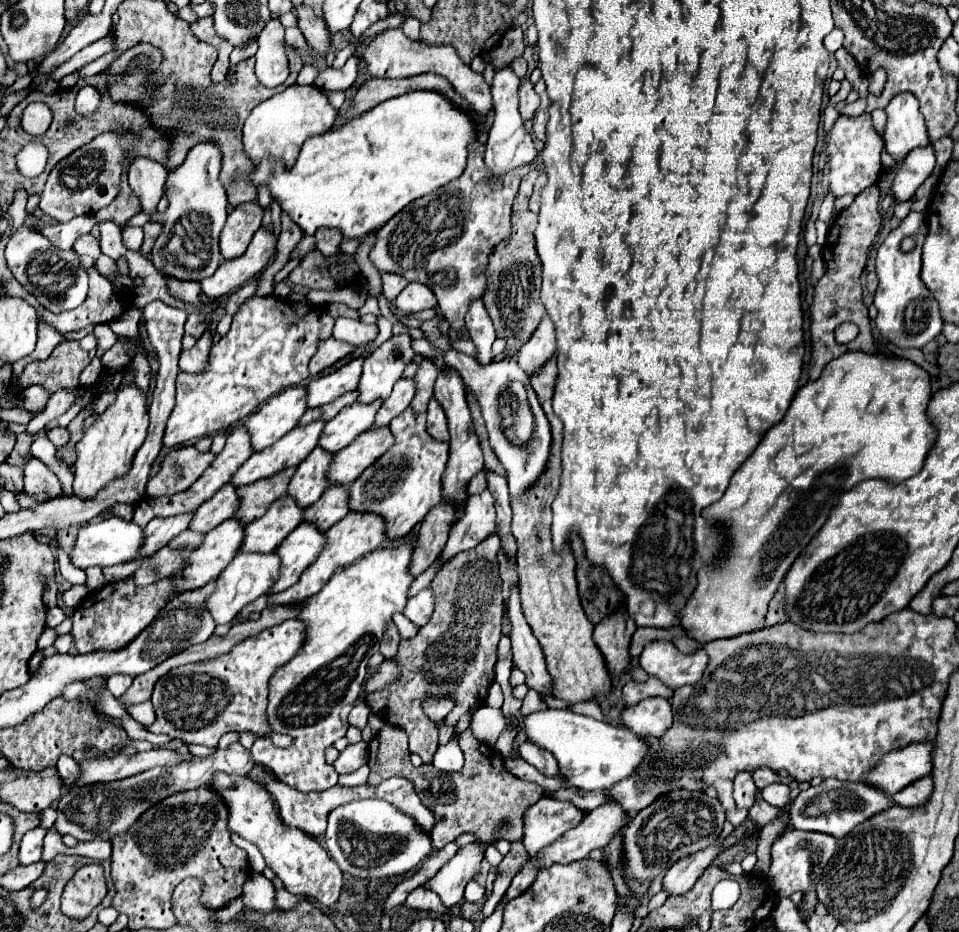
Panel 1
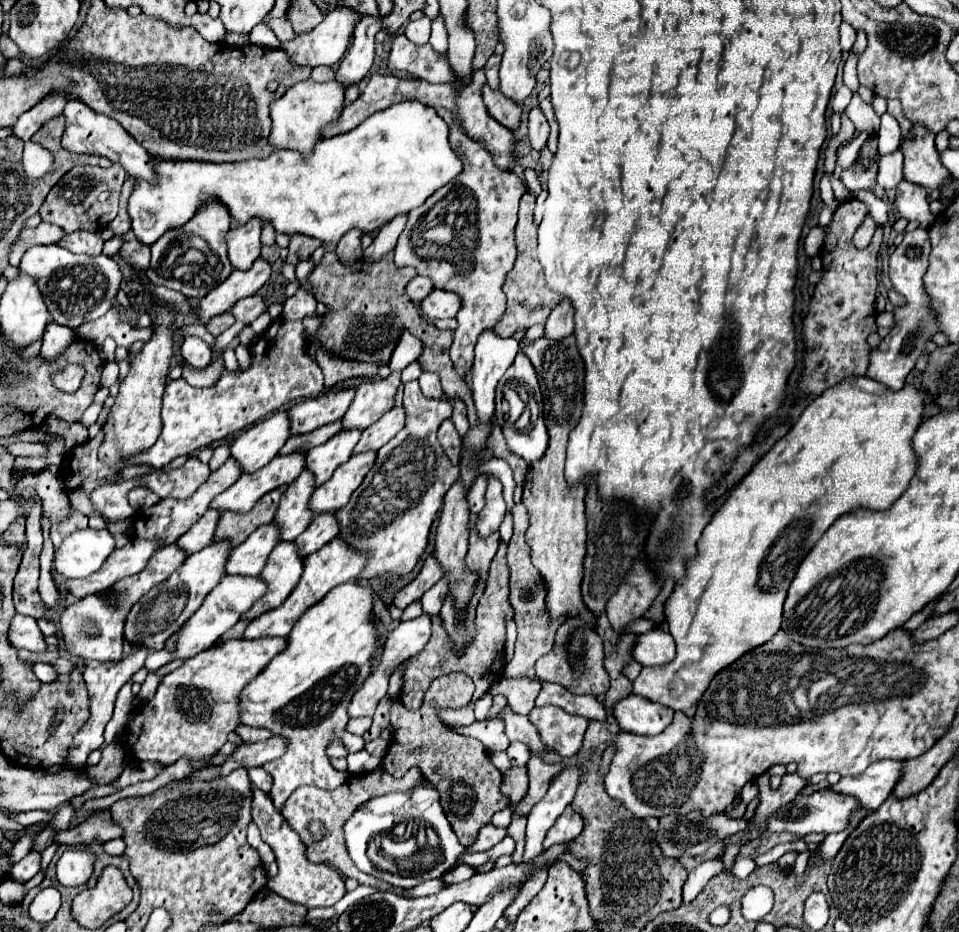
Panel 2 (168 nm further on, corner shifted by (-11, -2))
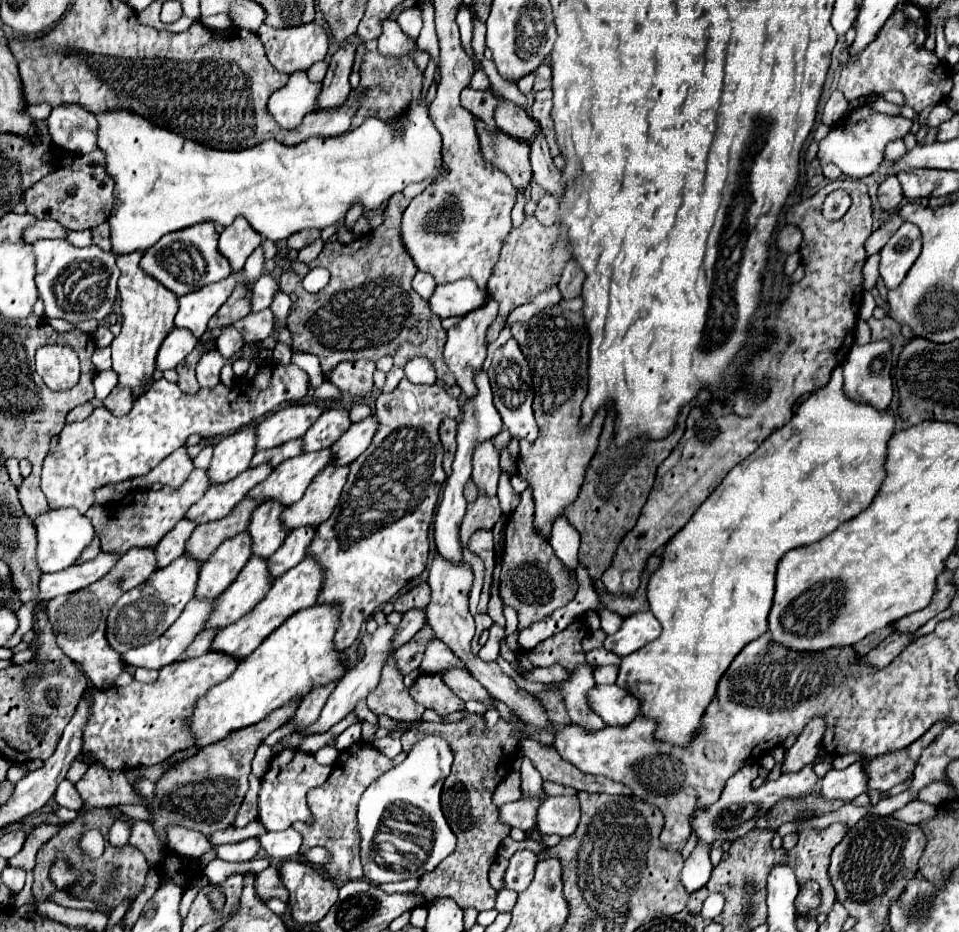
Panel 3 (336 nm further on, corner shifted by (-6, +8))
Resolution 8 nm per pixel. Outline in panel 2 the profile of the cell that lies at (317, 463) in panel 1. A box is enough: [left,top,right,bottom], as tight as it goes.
[275,469,315,541]

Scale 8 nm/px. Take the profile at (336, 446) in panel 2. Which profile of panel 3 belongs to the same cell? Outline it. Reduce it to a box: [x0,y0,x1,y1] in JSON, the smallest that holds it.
[246,449,330,505]

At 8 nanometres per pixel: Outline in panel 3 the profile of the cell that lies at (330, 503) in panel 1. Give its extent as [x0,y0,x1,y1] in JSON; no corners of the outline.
[268,527,314,579]

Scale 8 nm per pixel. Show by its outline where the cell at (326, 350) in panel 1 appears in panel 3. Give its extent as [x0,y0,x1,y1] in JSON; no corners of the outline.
[330,359,376,399]

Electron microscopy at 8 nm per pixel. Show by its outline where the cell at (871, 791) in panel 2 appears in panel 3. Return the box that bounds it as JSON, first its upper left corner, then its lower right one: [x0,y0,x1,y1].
[820,763,868,801]

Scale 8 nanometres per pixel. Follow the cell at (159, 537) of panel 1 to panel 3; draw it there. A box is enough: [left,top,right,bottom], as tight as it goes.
[26,553,118,609]

